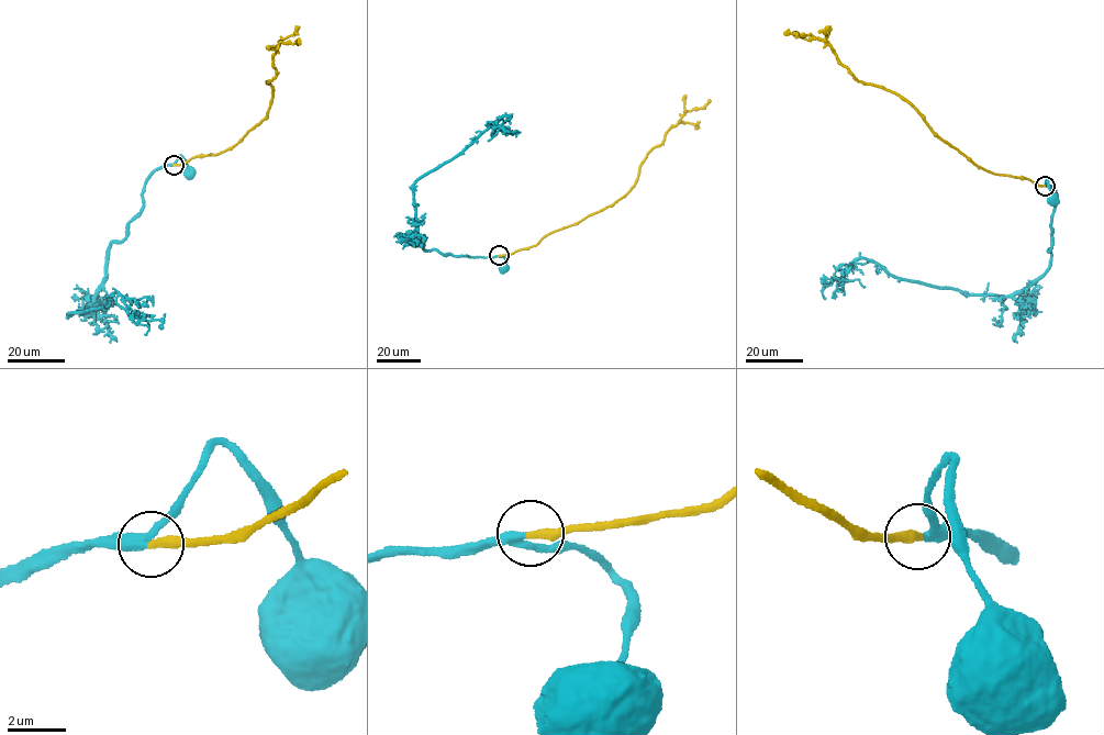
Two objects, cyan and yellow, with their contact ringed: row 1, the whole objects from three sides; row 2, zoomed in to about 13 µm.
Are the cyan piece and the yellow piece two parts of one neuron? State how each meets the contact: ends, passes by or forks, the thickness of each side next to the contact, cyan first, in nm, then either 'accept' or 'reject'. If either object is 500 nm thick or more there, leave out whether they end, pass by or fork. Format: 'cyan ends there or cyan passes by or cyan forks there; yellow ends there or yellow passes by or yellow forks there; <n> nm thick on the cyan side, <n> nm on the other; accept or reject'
cyan passes by; yellow ends there; 280 nm thick on the cyan side, 340 nm on the other; accept

